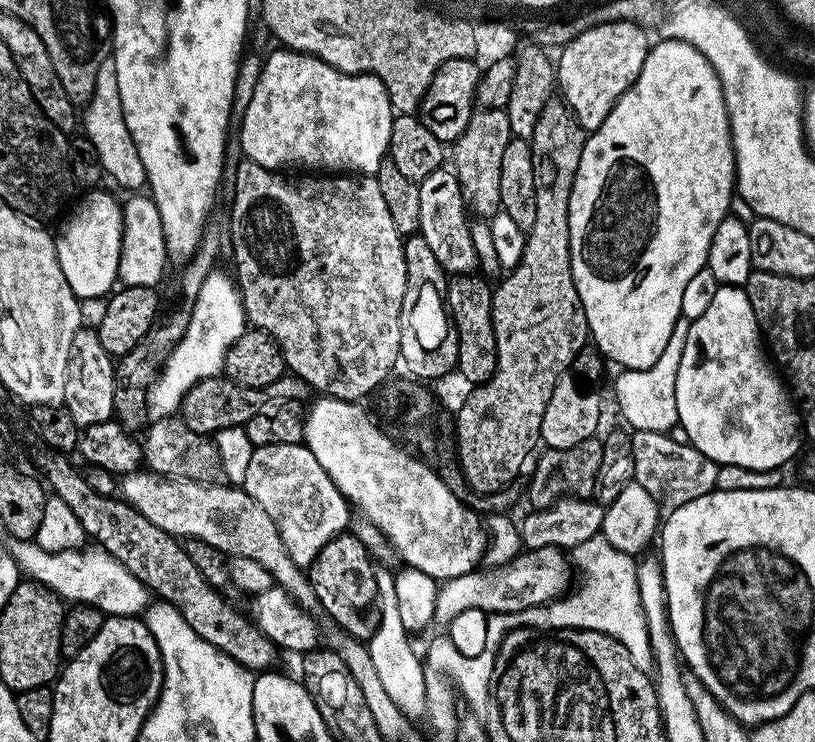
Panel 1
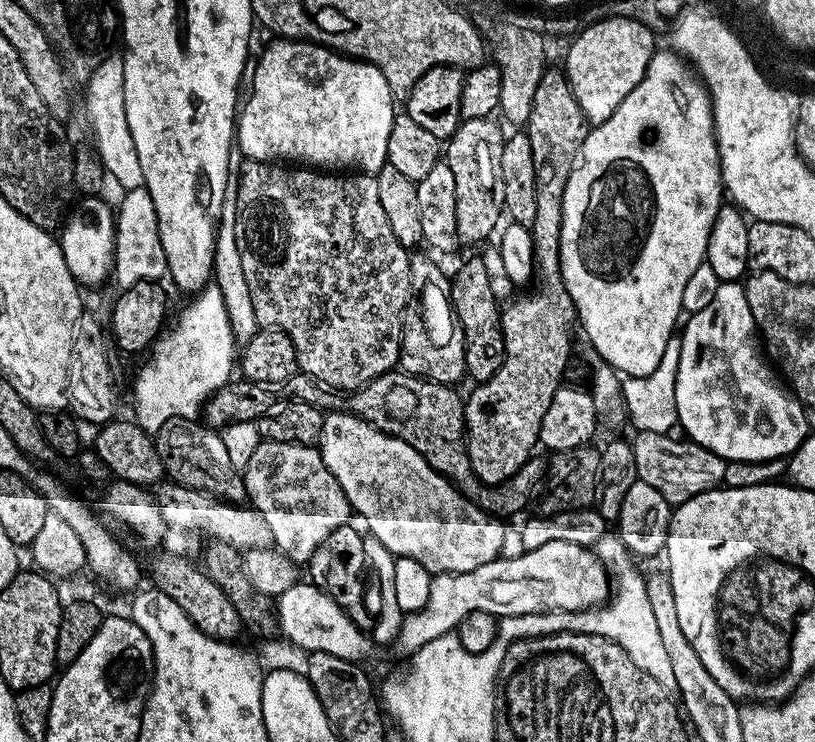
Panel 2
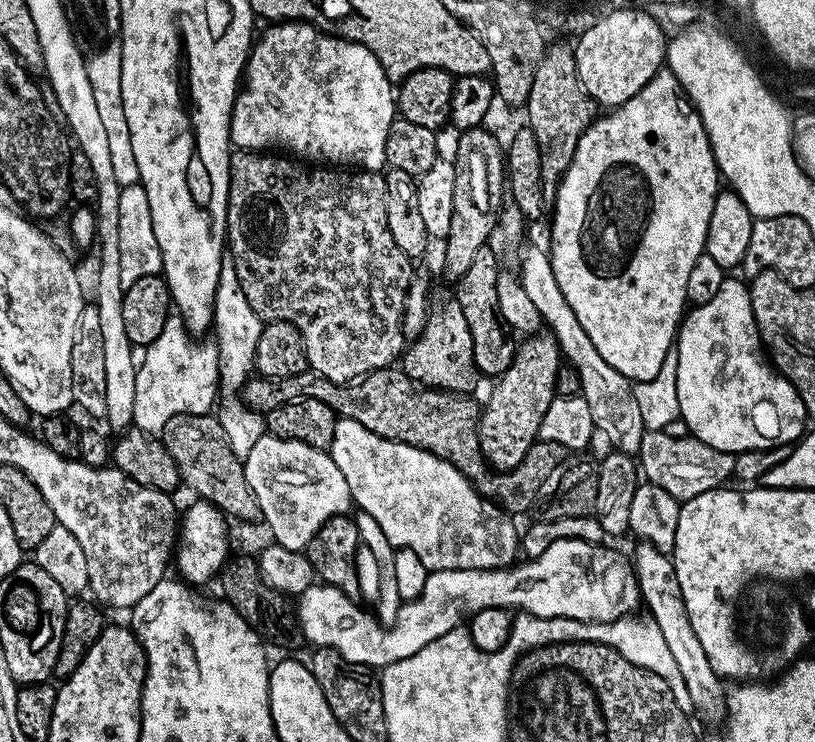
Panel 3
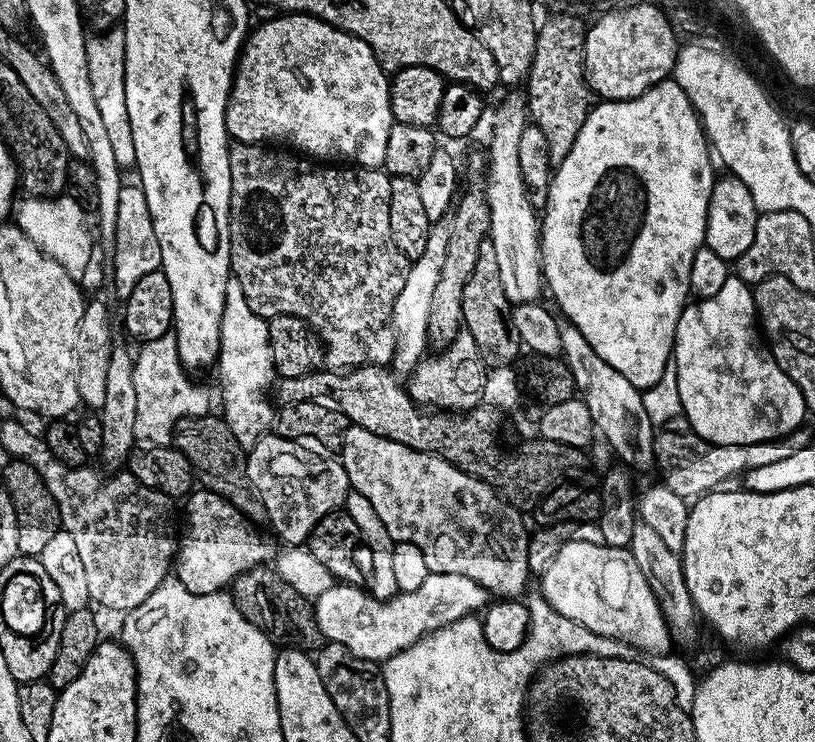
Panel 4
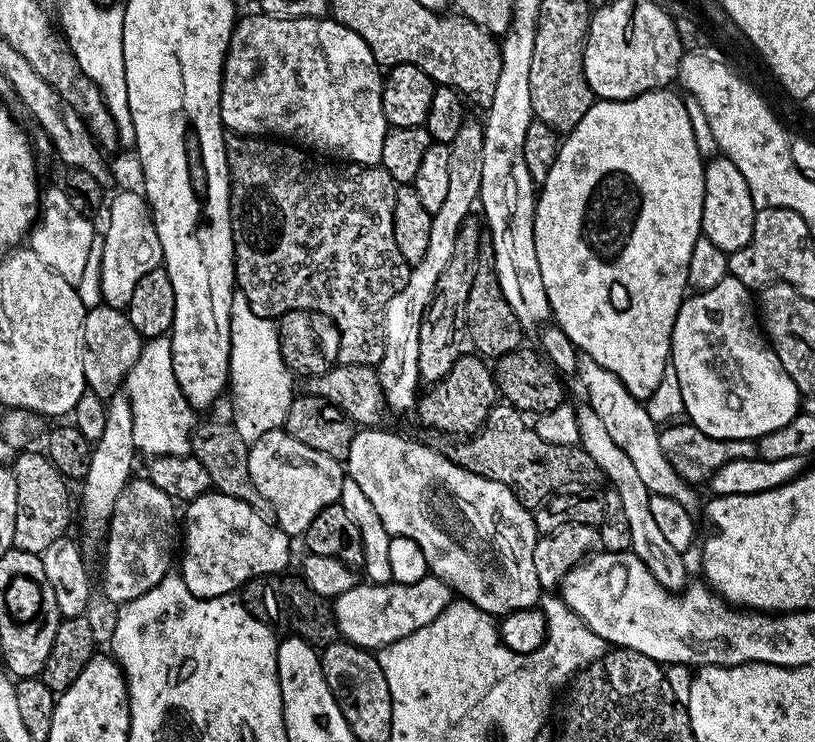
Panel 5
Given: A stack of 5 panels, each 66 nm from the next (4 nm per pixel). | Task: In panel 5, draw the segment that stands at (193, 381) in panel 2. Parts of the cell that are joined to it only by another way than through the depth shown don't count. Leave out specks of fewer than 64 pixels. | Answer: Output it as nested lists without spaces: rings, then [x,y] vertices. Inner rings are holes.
[[[153,336],[145,343],[138,362],[122,381],[123,391],[128,394],[130,410],[134,414],[134,446],[137,453],[148,458],[164,455],[187,456],[192,450],[194,409],[174,378],[172,342],[168,336]]]

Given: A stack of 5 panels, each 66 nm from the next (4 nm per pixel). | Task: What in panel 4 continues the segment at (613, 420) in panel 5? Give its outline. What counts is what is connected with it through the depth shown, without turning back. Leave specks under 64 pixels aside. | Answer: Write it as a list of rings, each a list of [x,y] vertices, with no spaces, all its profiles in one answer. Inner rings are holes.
[[[560,324],[561,350],[563,359],[576,379],[577,393],[582,394],[584,405],[590,410],[593,429],[604,435],[604,440],[621,456],[629,469],[653,467],[652,441],[654,425],[650,422],[650,414],[646,414],[646,406],[641,389],[634,385],[614,366],[602,362],[598,354],[594,354],[594,346],[582,338],[582,334],[573,324]]]

